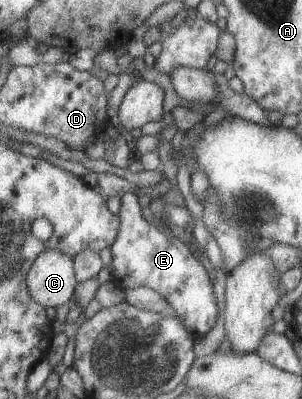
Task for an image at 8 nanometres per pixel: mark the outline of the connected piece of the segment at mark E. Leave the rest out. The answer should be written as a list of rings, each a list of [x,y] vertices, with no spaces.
[[[124,193],[121,198],[121,228],[109,250],[110,270],[114,284],[126,289],[148,287],[158,291],[181,316],[186,330],[204,337],[216,324],[216,296],[210,276],[191,248],[177,237],[166,237],[158,225],[146,220],[138,204],[138,193]]]

